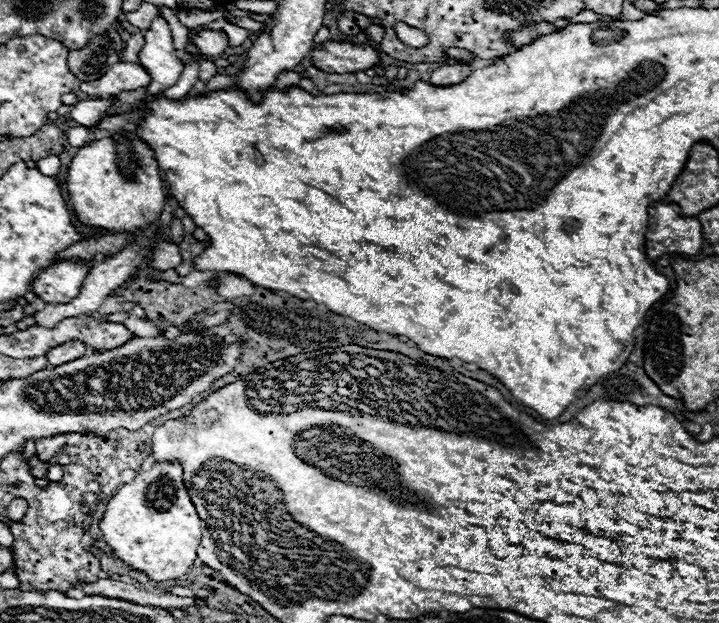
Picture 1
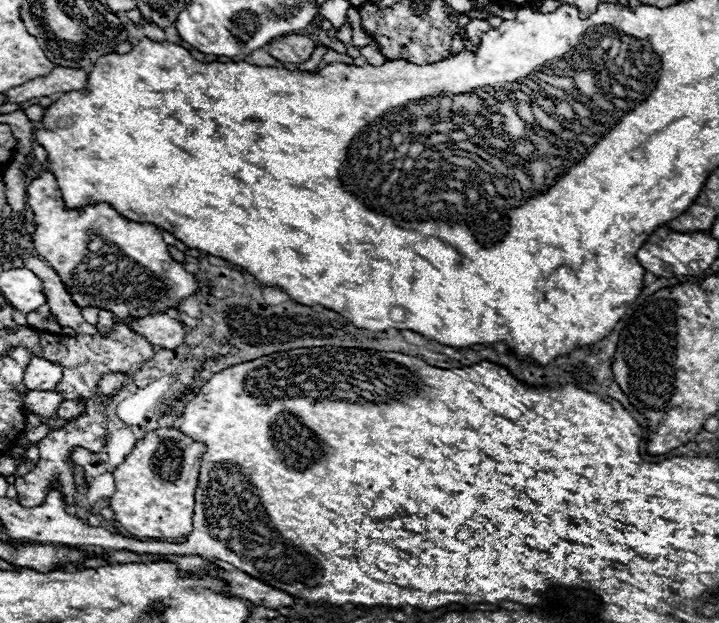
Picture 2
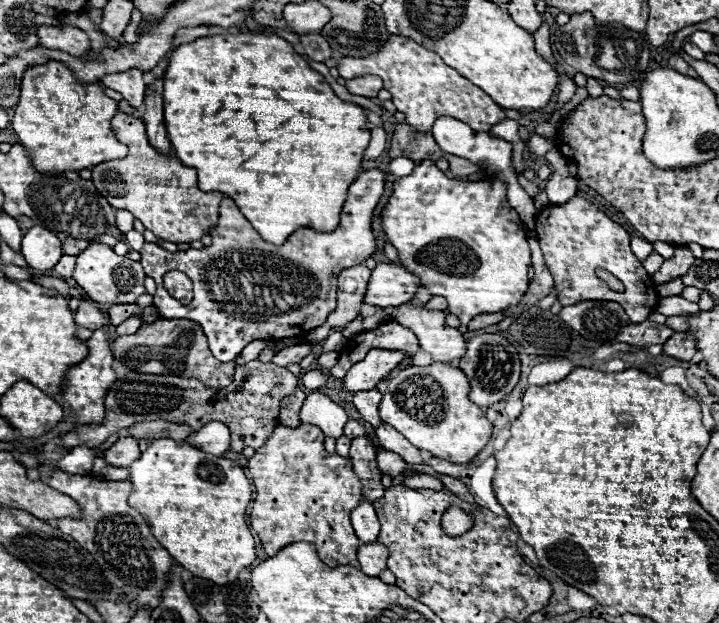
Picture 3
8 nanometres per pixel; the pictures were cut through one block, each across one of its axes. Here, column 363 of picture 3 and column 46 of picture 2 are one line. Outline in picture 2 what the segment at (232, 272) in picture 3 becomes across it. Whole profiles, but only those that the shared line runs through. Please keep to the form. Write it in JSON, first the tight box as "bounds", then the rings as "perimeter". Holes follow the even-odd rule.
{"bounds":[26,172,198,320],"perimeter":[[[42,172],[30,182],[30,186],[26,188],[26,204],[30,206],[36,222],[32,248],[56,270],[60,280],[64,280],[64,286],[68,288],[68,294],[78,308],[94,306],[110,312],[116,320],[152,316],[164,314],[170,308],[178,308],[184,298],[192,296],[198,290],[194,274],[190,274],[180,262],[172,260],[172,256],[168,254],[168,244],[162,240],[162,234],[156,226],[128,222],[110,204],[104,202],[76,210],[64,210],[62,194],[56,186],[56,178],[50,172]],[[94,240],[100,246],[90,246]]]}

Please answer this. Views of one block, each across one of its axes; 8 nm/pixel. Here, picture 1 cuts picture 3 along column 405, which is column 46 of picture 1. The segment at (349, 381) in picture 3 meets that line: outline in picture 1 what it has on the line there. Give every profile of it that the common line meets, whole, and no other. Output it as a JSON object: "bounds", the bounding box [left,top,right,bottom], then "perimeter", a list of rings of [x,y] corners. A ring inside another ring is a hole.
{"bounds":[46,340,86,368],"perimeter":[[[72,340],[68,344],[60,344],[52,350],[46,352],[46,360],[48,360],[48,366],[56,368],[60,364],[66,364],[66,362],[72,362],[76,358],[82,358],[86,354],[86,348],[84,344],[78,344],[78,340]]]}

